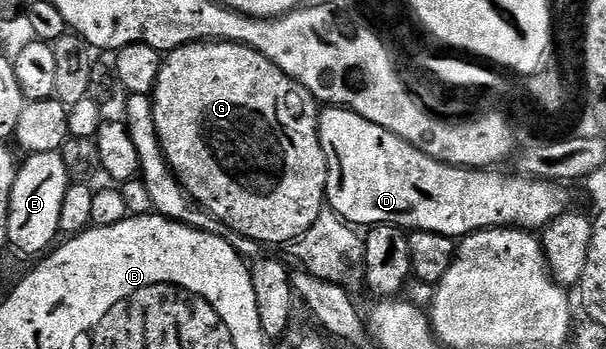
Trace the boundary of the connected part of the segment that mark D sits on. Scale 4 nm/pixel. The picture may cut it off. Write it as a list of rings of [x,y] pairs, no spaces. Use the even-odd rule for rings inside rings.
[[[326,106],[319,113],[318,135],[328,164],[327,203],[342,221],[354,228],[401,226],[407,232],[423,230],[461,240],[478,230],[513,228],[538,232],[571,209],[565,185],[527,178],[517,172],[497,174],[499,171],[494,168],[449,166],[345,106]]]

